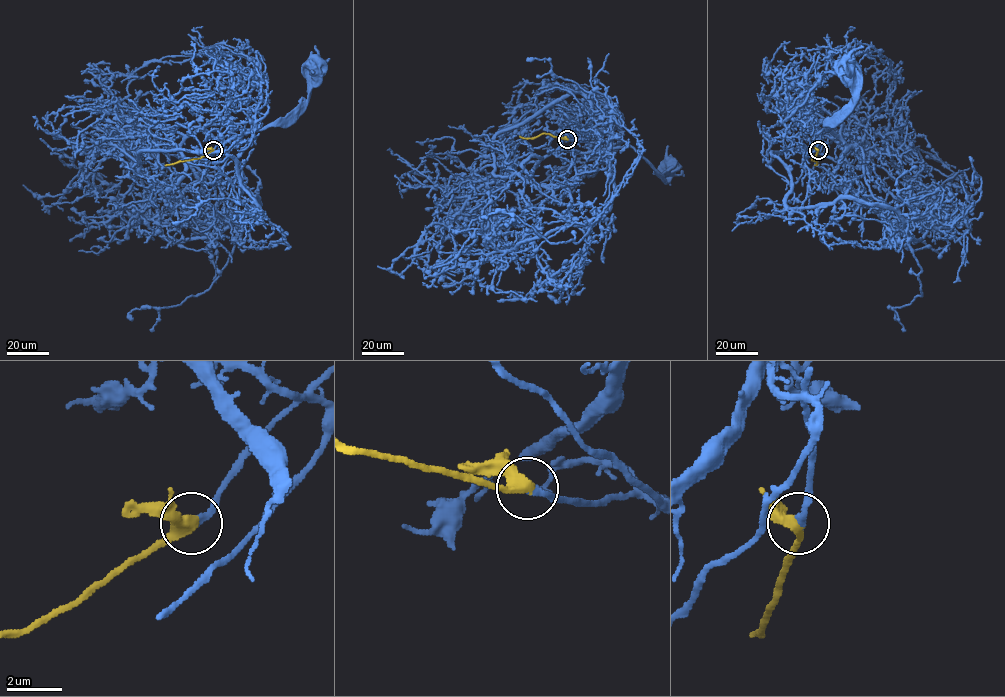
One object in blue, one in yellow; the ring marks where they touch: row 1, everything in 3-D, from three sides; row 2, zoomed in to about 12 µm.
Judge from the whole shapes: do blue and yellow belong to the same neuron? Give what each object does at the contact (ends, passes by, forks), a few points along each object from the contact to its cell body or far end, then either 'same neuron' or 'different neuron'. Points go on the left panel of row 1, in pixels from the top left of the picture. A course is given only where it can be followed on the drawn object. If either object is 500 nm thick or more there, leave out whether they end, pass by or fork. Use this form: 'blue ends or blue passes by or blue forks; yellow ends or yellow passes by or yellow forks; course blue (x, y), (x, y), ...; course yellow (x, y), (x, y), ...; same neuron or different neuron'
blue ends; yellow passes by; course blue (212, 149), (220, 141), (223, 125), (215, 121), (256, 129), (291, 117), (307, 102), (314, 68); course yellow (212, 149), (200, 158), (165, 165); same neuron

